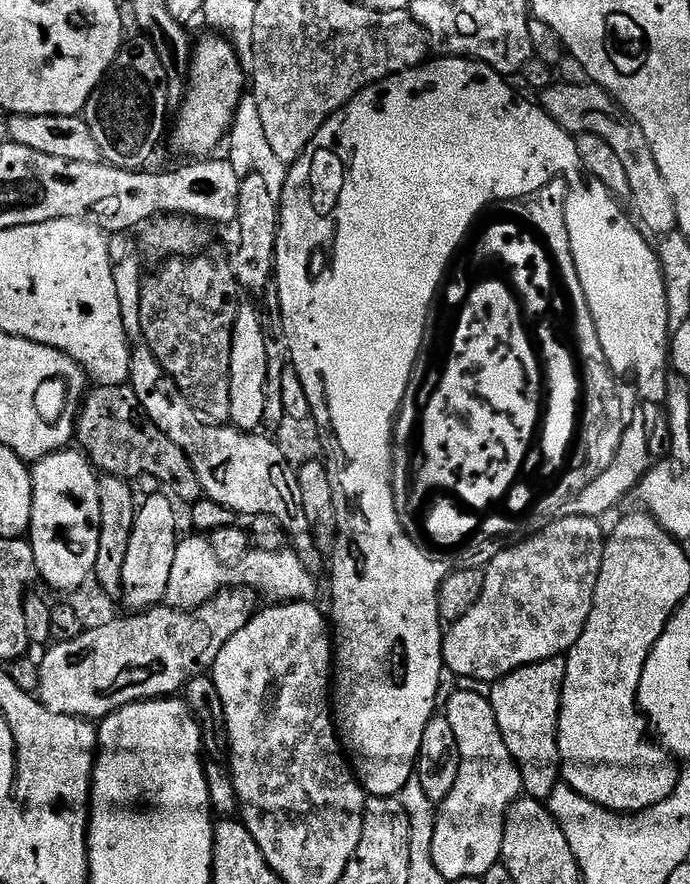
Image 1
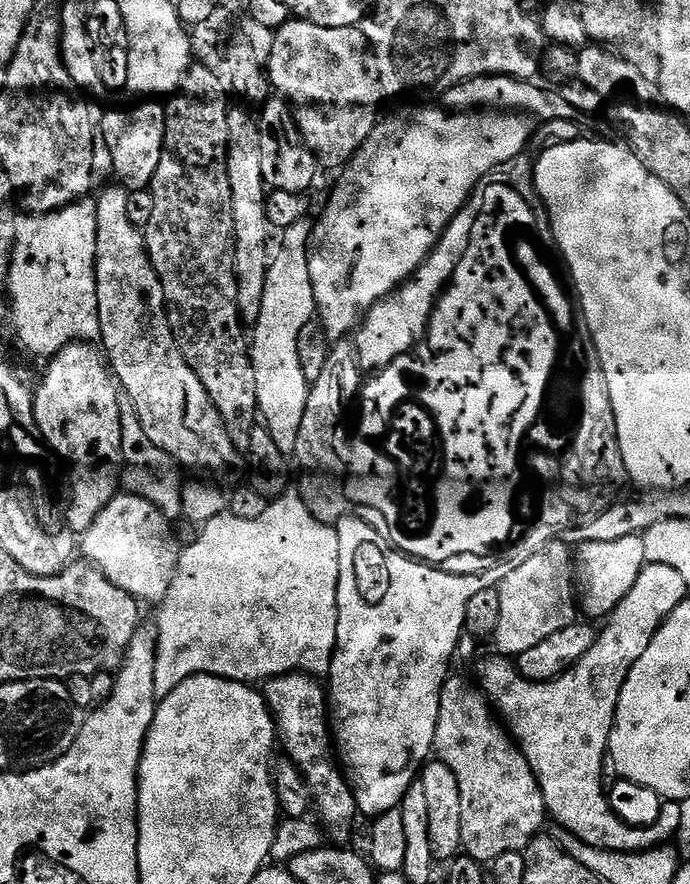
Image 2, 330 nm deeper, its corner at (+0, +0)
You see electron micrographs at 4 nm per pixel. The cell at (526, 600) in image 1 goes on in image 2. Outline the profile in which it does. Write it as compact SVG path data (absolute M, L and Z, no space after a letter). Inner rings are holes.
M560 543L545 544L533 556L526 558L526 562L518 566L518 570L510 570L510 574L506 574L506 578L499 581L498 626L494 637L495 651L499 655L515 658L526 654L526 650L531 650L534 646L538 646L538 642L550 638L550 634L558 634L558 630L566 630L566 626L577 623L578 601L574 591L574 556L570 548L568 552L567 546Z

